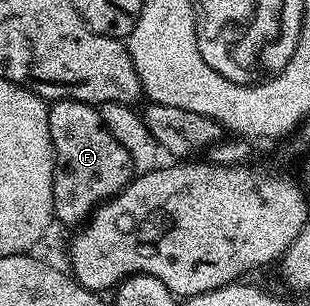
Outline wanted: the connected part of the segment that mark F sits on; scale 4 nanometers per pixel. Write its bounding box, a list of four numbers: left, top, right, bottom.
[48,99,132,224]

